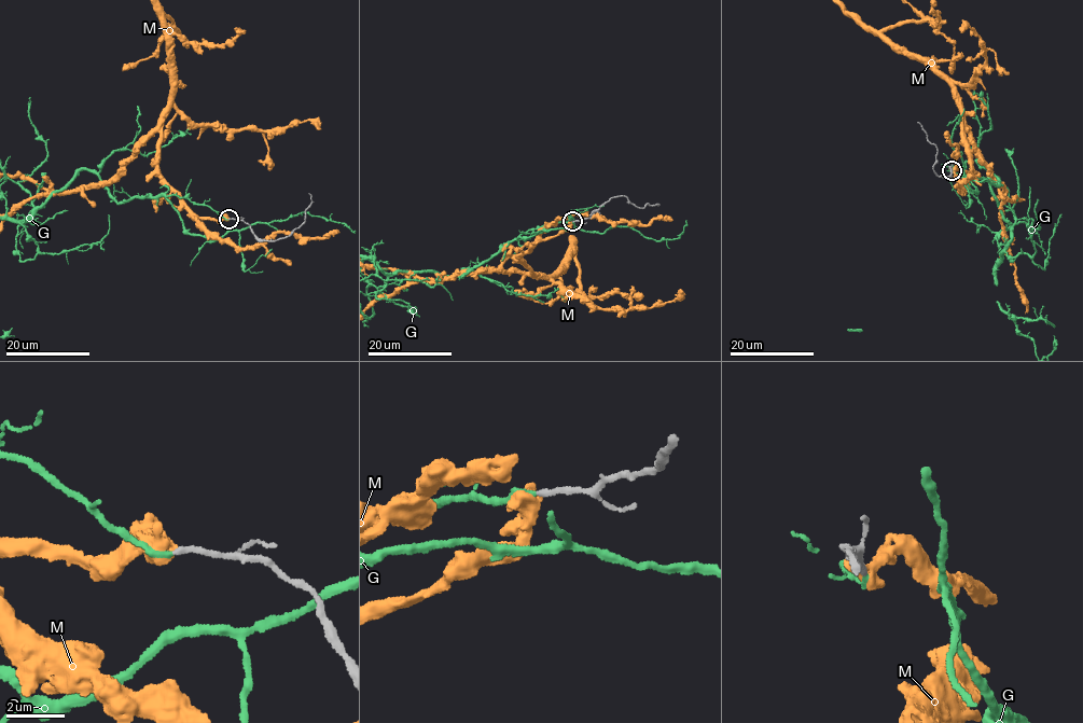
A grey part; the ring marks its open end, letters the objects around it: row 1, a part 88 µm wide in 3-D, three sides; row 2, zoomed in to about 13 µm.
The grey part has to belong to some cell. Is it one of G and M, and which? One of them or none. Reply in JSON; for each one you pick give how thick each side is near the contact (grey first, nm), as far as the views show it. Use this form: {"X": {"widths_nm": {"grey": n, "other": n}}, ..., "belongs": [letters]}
{"G": {"widths_nm": {"grey": 200, "other": 190}}, "belongs": ["G"]}

